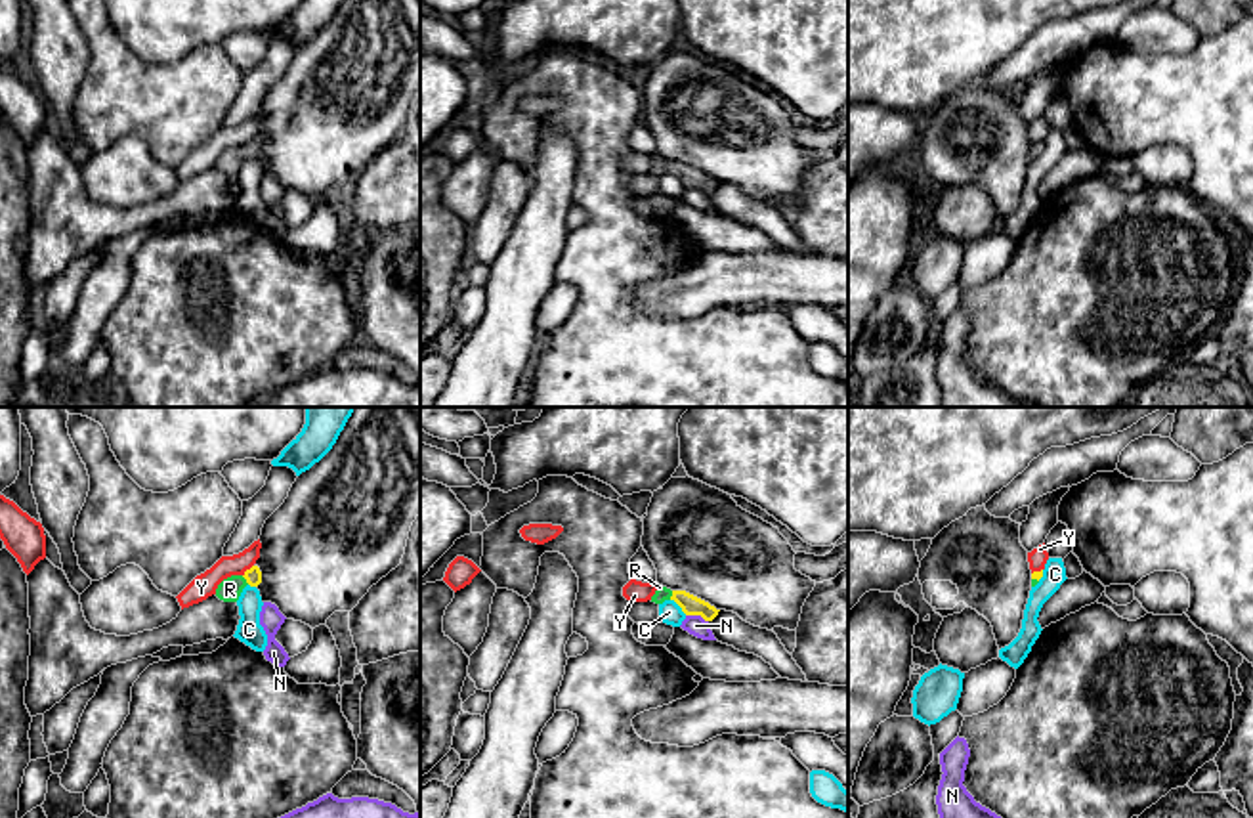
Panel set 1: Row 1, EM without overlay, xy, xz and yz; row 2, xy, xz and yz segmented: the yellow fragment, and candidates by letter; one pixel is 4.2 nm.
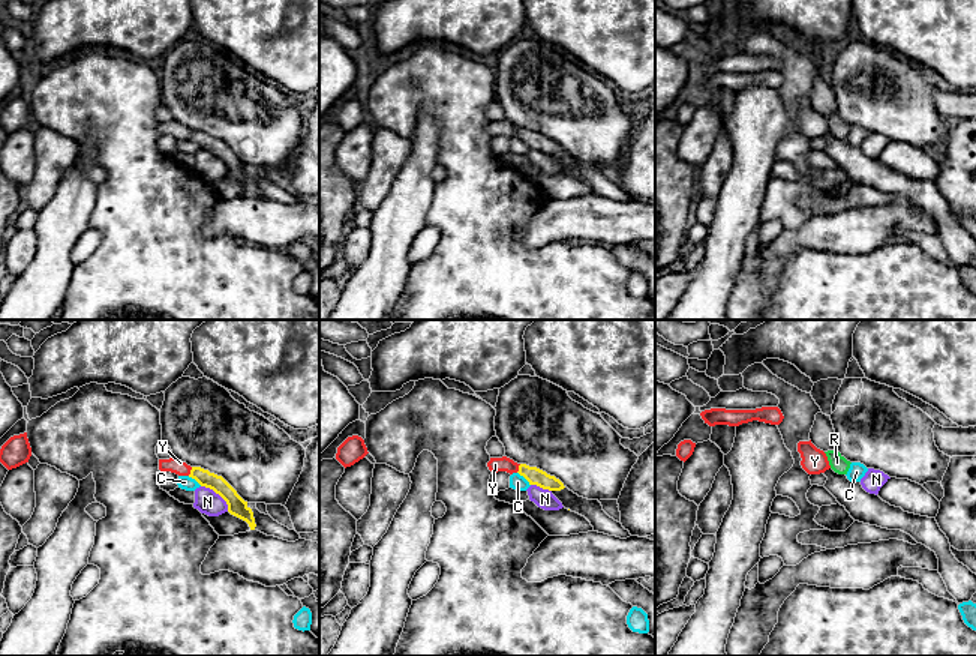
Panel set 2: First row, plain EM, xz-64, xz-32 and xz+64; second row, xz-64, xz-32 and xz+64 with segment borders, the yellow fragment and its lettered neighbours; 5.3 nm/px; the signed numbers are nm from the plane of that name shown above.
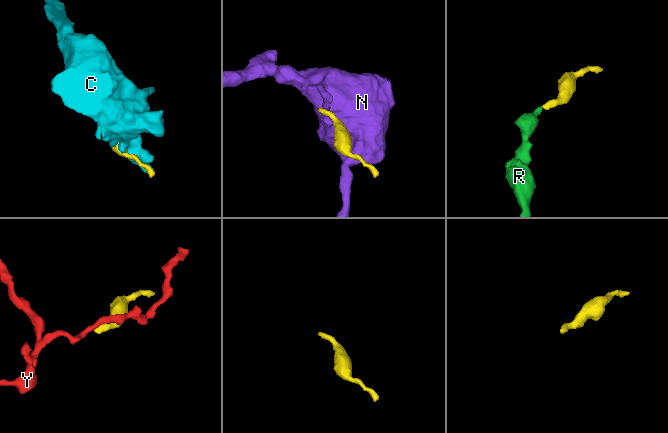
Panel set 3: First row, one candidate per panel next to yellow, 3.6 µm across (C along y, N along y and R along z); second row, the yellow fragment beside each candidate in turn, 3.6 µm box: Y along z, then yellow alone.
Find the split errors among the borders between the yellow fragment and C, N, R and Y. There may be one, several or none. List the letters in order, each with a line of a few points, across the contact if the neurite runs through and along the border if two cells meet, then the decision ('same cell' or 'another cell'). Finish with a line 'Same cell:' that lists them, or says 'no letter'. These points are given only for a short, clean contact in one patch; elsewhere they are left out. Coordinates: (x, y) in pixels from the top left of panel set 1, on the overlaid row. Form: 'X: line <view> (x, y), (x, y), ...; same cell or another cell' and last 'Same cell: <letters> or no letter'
C: another cell
N: line xz (686, 614), (698, 614), (707, 622); another cell
R: line xy (253, 576), (245, 578), (230, 589); same cell
Y: another cell
Same cell: R

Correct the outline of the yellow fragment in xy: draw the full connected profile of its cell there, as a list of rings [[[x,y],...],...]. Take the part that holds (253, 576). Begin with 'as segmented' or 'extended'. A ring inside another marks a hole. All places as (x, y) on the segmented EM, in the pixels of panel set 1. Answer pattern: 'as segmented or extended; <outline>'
extended; [[[252,566],[243,575],[231,575],[223,579],[216,589],[216,596],[223,602],[237,602],[246,585],[258,587],[260,583],[262,571],[258,566]]]

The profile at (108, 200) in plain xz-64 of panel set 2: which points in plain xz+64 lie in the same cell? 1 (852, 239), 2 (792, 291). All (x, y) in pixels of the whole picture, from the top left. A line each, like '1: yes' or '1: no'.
1: no
2: yes

